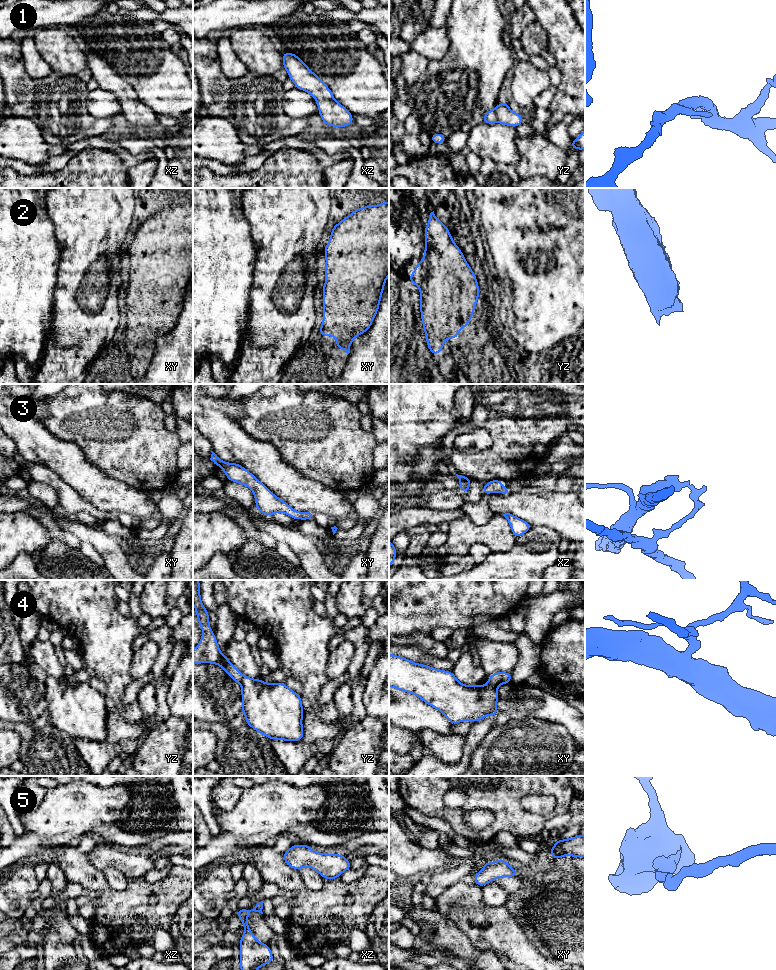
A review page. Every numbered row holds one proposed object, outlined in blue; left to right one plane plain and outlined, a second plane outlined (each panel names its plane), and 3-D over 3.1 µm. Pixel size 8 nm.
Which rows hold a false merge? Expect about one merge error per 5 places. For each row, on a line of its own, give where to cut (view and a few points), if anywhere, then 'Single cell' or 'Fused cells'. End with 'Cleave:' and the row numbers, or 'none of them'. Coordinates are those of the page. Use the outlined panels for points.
1: No split. Single cell
2: No split. Single cell
3: Split along xy (305, 513), (303, 518). Fused cells
4: No split. Single cell
5: No split. Single cell
Cleave: 3

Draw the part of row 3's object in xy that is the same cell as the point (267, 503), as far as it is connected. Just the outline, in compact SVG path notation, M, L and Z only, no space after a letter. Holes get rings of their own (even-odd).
M212 452L210 460L215 466L220 466L223 469L228 480L245 485L253 491L256 509L262 514L272 516L276 512L282 512L292 519L304 519L304 512L295 511L286 502L276 497L264 484L241 465L237 463L226 463L214 452Z

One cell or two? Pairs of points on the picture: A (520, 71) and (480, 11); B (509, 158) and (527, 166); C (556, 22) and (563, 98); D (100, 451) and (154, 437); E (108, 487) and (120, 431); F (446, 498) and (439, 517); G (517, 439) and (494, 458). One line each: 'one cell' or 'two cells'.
A: two cells
B: two cells
C: one cell
D: one cell
E: two cells
F: two cells
G: one cell

